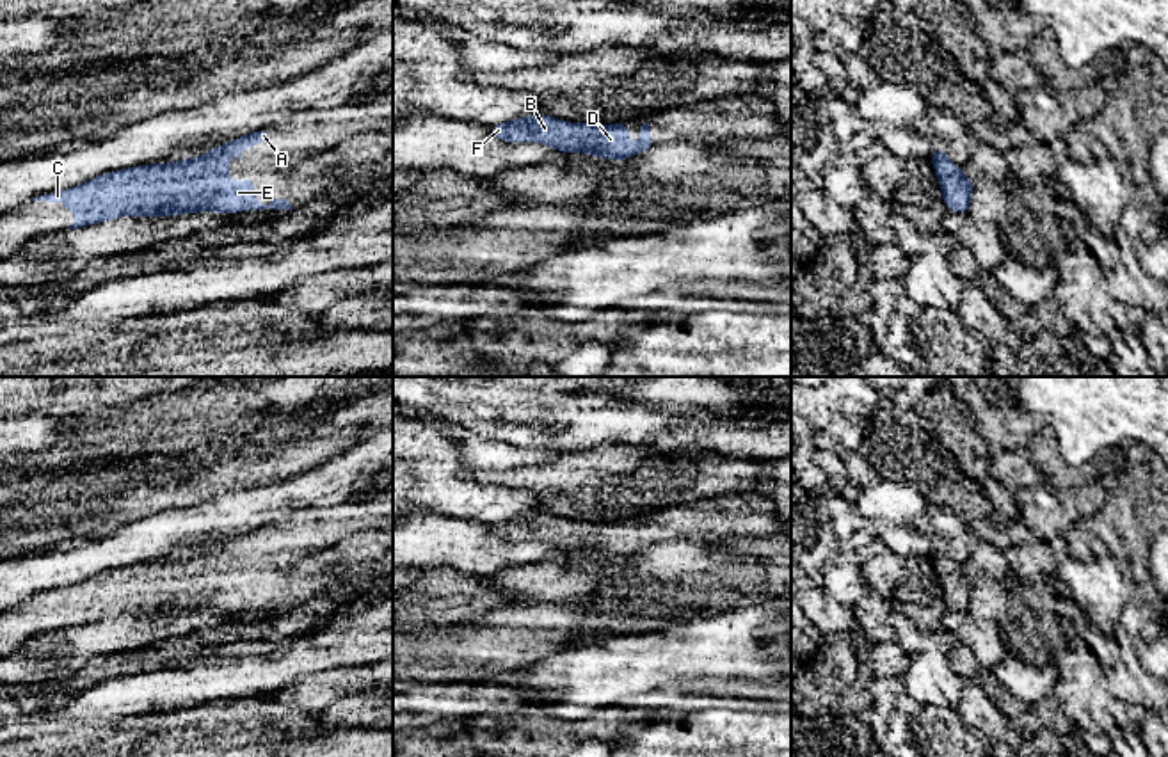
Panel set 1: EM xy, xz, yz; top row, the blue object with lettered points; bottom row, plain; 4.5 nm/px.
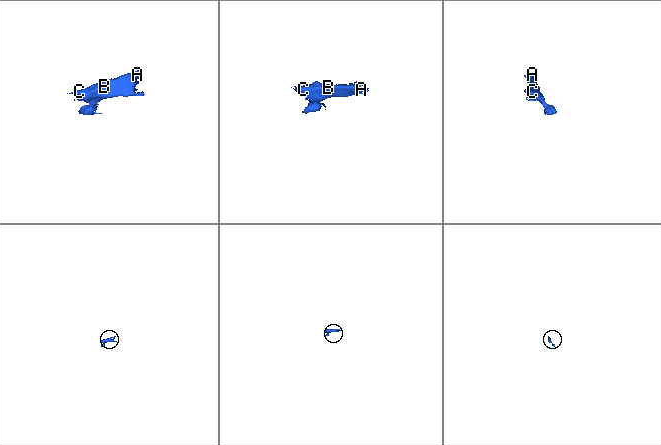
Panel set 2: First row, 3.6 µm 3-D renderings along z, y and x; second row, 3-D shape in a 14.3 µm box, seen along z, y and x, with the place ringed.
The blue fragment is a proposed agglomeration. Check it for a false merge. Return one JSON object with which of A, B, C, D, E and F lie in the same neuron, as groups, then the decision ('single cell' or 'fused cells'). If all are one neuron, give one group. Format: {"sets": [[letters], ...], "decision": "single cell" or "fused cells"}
{"sets": [["A", "B", "C", "D", "E", "F"]], "decision": "single cell"}

